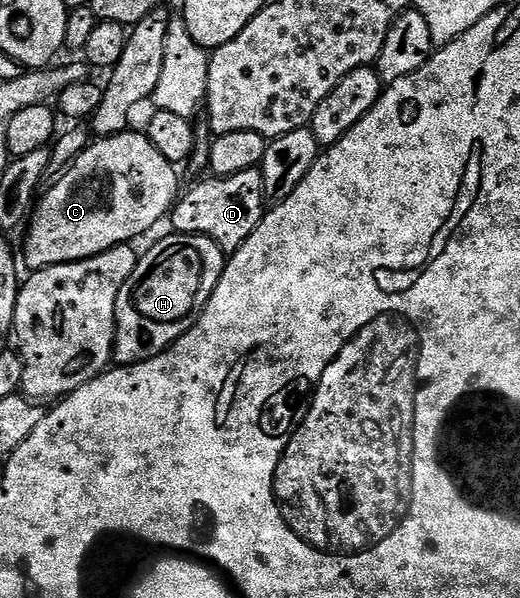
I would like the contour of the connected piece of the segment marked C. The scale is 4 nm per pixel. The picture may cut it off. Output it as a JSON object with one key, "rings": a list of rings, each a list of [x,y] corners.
{"rings":[[[128,131],[125,133],[118,133],[112,137],[100,137],[92,140],[91,144],[87,146],[87,150],[71,164],[69,171],[65,171],[63,178],[59,180],[56,185],[50,186],[50,188],[46,190],[47,194],[44,192],[42,196],[38,198],[37,204],[33,210],[33,216],[29,222],[29,228],[25,233],[25,238],[27,237],[27,246],[24,247],[23,253],[21,249],[21,257],[25,265],[25,260],[27,260],[28,270],[48,269],[54,265],[69,263],[70,261],[84,261],[87,257],[96,257],[118,245],[126,245],[134,242],[134,237],[139,237],[142,233],[149,232],[162,217],[164,220],[164,218],[170,214],[181,193],[181,188],[179,189],[179,177],[175,173],[178,173],[176,166],[171,165],[169,159],[165,159],[165,155],[161,155],[161,151],[157,151],[157,147],[153,147],[153,143],[142,132],[134,133],[134,131]]]}

